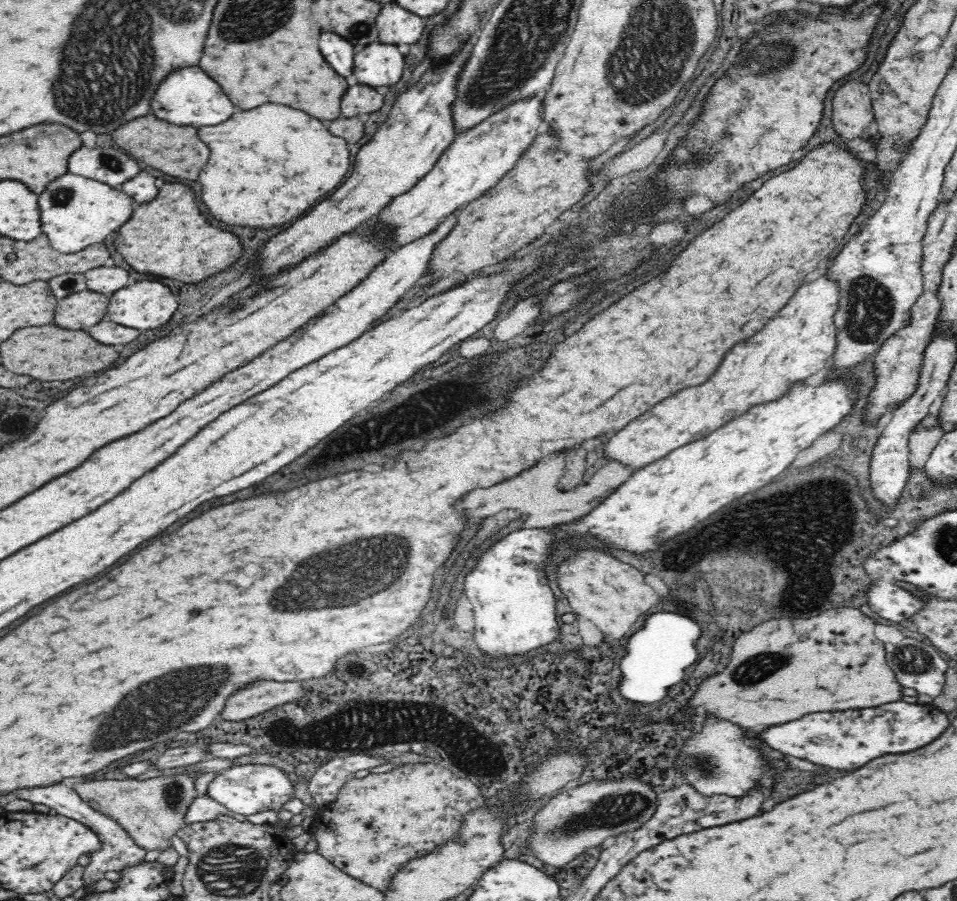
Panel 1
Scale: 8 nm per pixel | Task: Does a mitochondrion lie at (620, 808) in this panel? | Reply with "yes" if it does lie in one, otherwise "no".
yes

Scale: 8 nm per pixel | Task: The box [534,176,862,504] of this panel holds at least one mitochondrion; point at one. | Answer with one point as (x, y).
(835, 485)

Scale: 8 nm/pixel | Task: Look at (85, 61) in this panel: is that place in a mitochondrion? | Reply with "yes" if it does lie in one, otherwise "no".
yes

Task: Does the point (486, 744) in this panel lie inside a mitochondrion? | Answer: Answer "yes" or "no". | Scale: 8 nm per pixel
no

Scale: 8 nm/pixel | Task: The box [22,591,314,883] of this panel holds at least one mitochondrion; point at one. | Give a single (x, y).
(176, 701)

